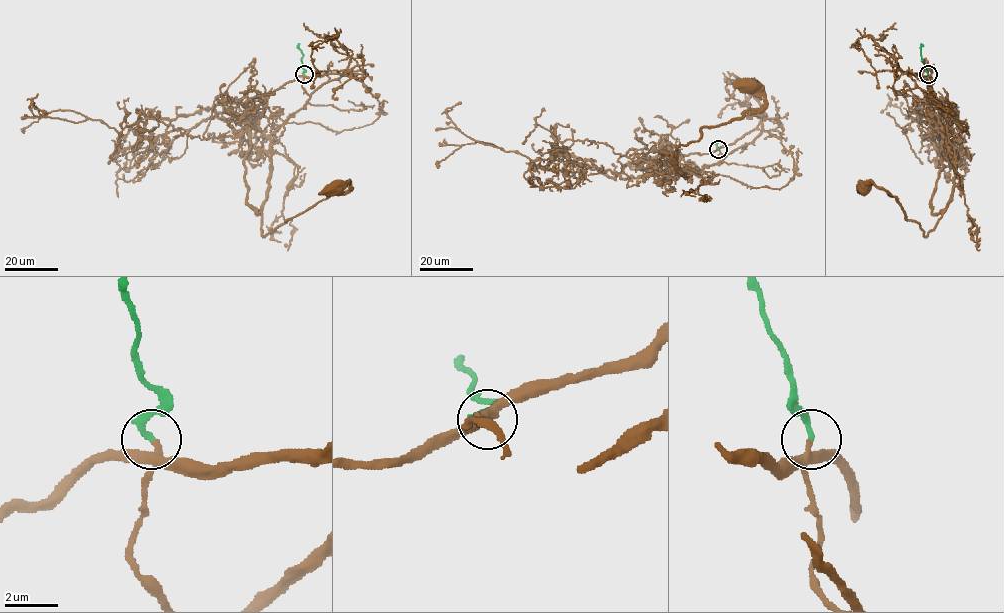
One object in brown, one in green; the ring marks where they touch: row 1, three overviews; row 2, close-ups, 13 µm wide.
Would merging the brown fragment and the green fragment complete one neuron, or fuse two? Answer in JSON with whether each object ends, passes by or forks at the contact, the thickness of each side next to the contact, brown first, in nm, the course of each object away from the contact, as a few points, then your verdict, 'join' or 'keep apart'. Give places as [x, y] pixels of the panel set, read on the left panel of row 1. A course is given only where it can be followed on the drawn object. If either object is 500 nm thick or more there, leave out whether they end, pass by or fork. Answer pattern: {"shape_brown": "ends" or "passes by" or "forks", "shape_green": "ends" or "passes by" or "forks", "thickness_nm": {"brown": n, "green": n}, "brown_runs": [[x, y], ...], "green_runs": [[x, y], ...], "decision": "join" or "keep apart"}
{"shape_brown": "forks", "shape_green": "ends", "thickness_nm": {"brown": 220, "green": 220}, "brown_runs": [[304, 75], [307, 102], [271, 135], [262, 235], [330, 196], [345, 193], [349, 186], [347, 183], [337, 190]], "green_runs": [[304, 75], [299, 43]], "decision": "join"}

